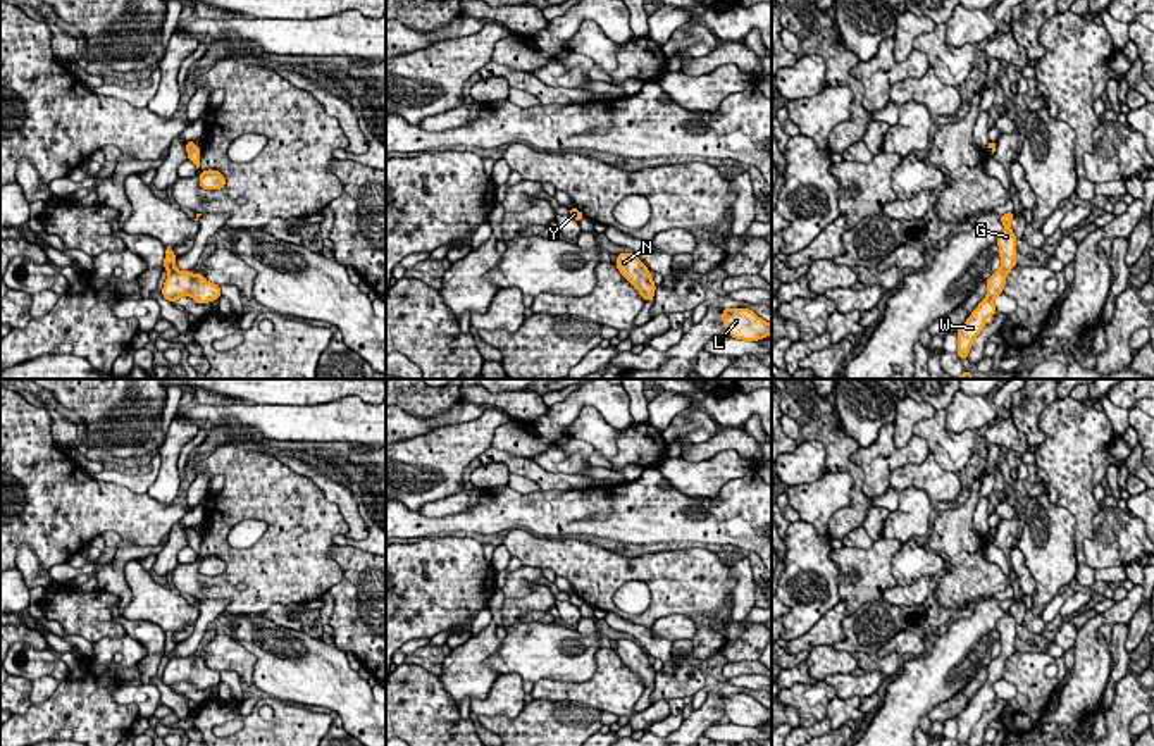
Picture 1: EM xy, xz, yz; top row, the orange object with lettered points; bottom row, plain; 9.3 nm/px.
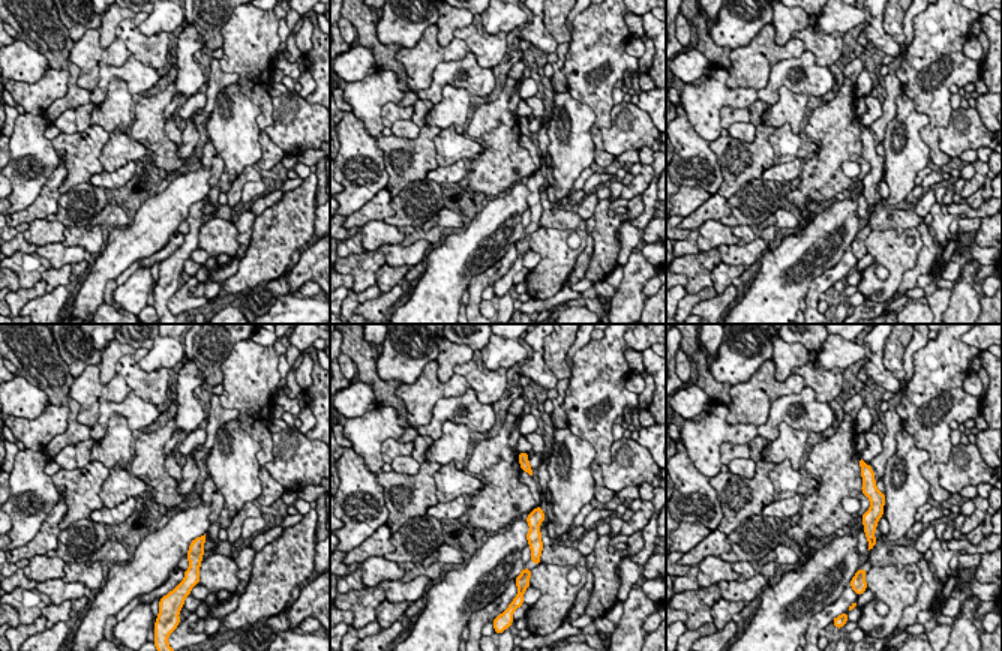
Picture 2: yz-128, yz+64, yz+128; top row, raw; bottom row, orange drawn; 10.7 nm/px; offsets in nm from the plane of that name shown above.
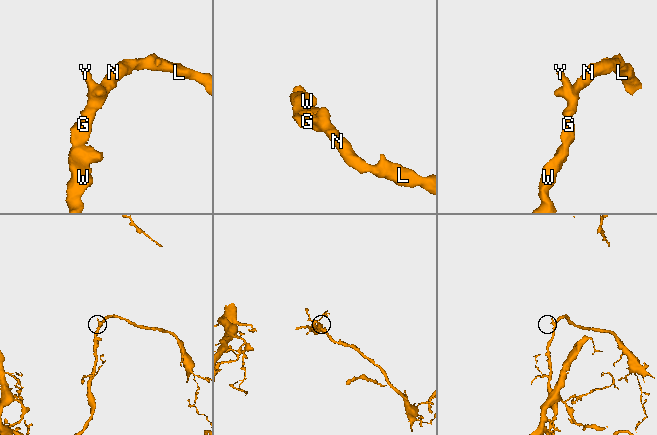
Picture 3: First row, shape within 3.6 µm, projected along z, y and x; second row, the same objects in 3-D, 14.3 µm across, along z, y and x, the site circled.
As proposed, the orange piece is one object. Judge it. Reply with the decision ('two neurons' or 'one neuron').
one neuron

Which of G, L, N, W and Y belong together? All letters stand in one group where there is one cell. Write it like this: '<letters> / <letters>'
G L N W Y

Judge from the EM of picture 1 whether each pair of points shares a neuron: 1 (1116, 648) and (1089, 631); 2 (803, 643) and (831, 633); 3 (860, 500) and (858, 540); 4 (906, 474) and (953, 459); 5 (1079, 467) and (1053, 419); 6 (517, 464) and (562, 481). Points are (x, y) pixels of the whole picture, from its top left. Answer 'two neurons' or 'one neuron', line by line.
1: two neurons
2: one neuron
3: two neurons
4: two neurons
5: one neuron
6: one neuron

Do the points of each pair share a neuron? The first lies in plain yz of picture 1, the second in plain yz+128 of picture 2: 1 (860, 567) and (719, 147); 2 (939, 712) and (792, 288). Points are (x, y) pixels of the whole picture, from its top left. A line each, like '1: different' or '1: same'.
1: same
2: different

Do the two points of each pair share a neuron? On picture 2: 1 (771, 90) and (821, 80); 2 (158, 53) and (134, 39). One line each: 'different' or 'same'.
1: same
2: same

